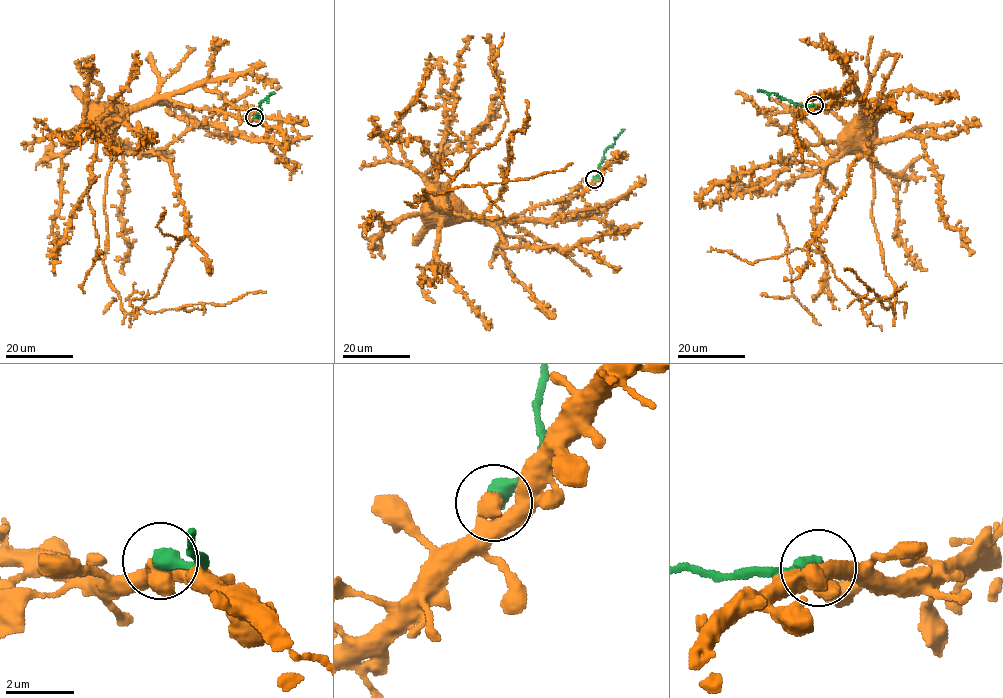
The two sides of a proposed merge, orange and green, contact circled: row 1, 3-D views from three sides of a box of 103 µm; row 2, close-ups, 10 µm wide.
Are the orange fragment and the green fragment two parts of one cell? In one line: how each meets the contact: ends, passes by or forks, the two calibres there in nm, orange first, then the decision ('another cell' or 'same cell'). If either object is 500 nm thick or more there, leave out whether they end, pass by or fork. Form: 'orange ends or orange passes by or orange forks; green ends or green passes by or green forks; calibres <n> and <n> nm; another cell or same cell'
orange passes by; green ends; calibres 440 and 480 nm; another cell

